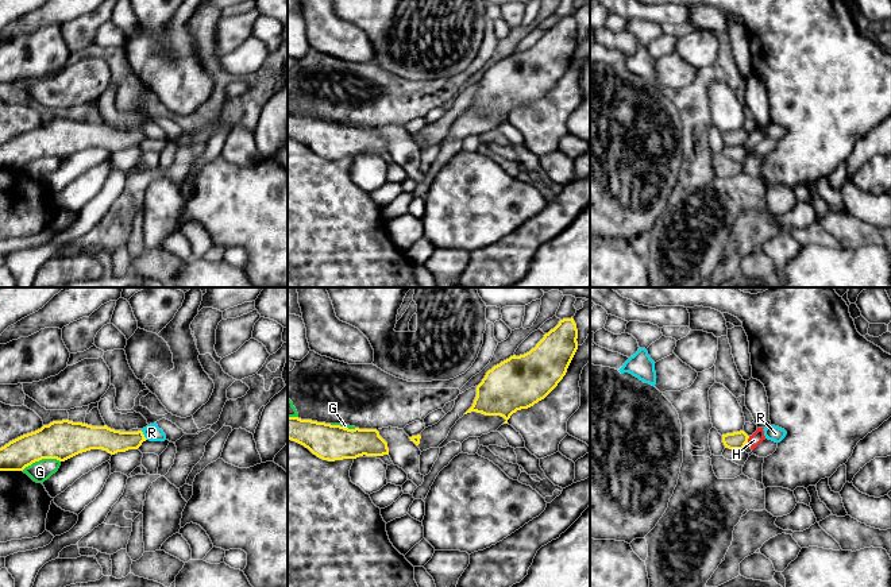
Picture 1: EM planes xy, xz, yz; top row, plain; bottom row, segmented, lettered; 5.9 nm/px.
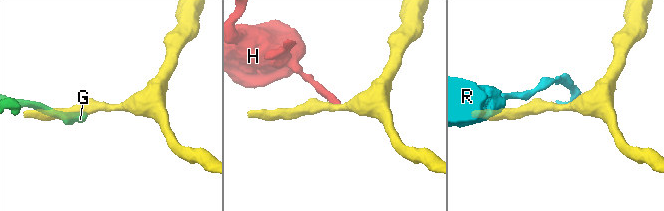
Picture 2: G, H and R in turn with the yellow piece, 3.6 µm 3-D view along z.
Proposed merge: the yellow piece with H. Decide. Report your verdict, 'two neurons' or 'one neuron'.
two neurons

